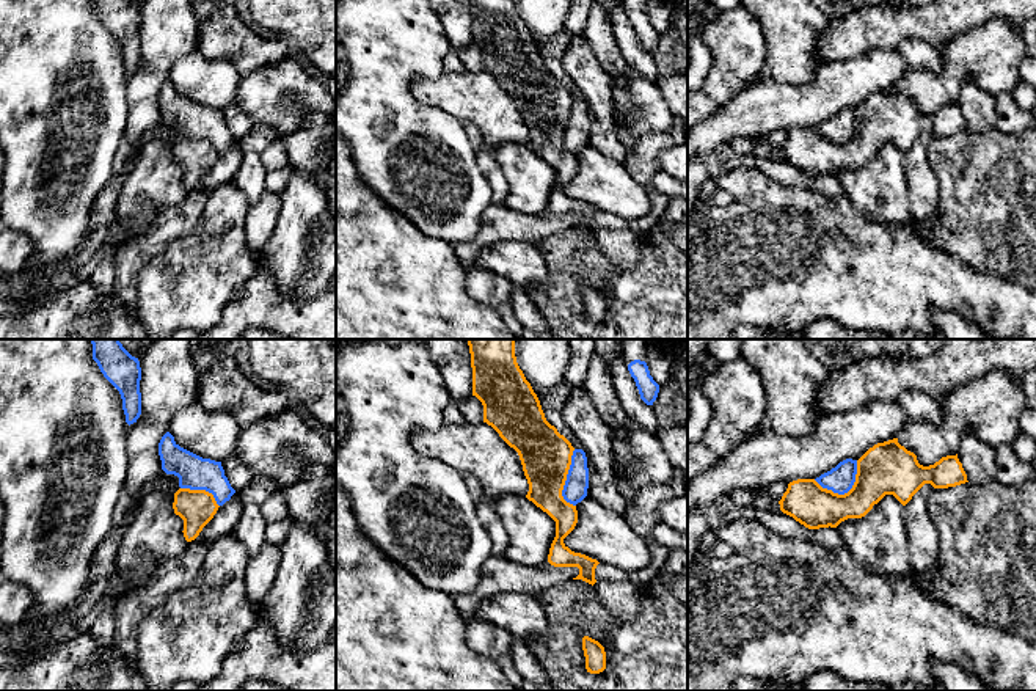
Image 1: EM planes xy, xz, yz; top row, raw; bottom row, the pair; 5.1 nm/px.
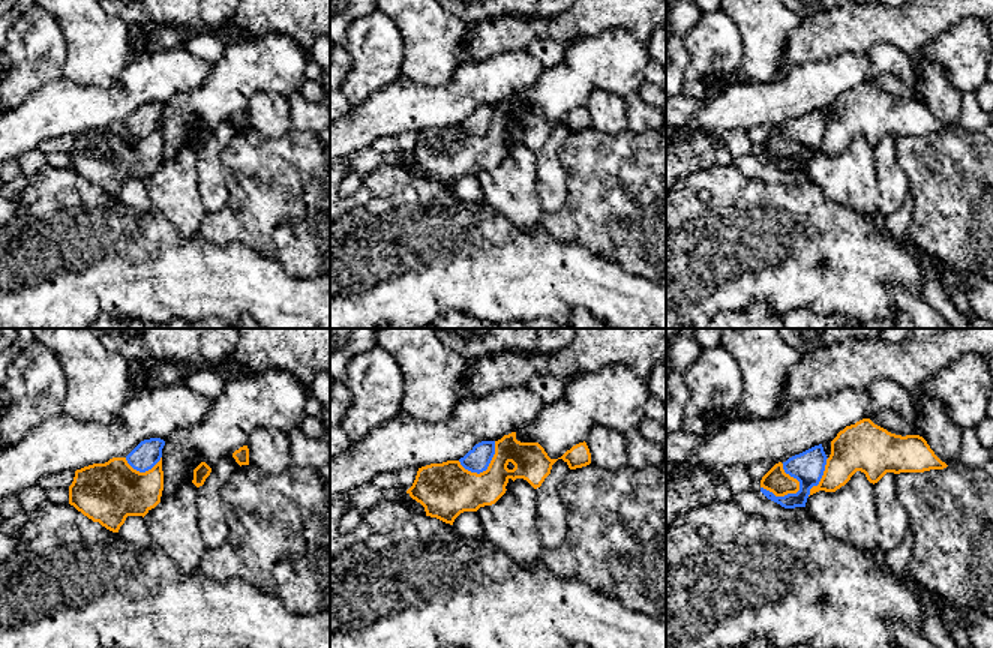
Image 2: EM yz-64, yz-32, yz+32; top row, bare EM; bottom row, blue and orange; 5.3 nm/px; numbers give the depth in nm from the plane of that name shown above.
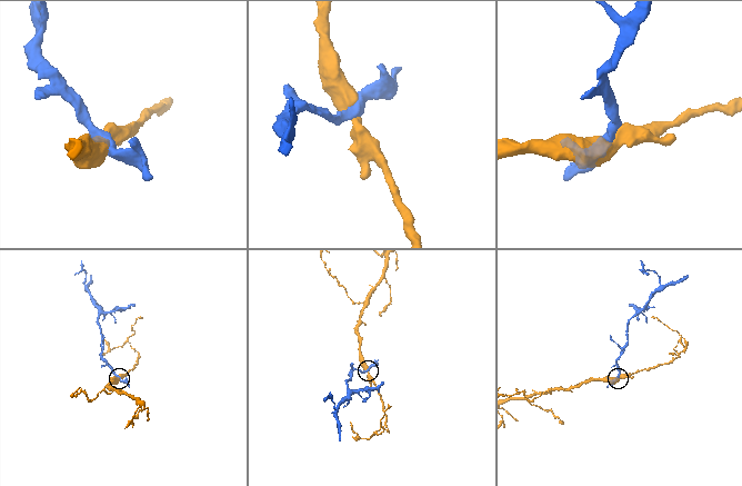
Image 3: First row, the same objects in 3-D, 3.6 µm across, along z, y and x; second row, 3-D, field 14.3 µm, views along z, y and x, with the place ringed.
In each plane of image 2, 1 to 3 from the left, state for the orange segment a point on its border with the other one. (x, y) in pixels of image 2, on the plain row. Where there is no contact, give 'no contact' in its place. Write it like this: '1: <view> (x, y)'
1: yz-64 (143, 135)
2: yz-32 (486, 132)
3: yz+32 (785, 159)

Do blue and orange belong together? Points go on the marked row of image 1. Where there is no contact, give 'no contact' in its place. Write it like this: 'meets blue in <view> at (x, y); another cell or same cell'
meets blue in yz at (845, 492); another cell

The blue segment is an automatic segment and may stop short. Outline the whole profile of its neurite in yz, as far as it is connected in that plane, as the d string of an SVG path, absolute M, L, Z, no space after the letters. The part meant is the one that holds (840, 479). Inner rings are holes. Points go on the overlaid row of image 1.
M846 459L830 471L816 477L815 481L823 488L832 490L834 493L838 495L844 495L852 488L855 482L855 474L857 474L857 460Z

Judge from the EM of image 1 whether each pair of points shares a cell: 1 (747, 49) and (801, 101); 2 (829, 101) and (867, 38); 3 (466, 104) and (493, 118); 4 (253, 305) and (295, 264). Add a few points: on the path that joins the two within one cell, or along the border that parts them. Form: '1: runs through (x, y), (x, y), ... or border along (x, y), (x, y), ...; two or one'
1: border along (763, 69), (735, 93); two
2: border along (892, 49), (870, 49), (848, 58), (820, 63); two
3: runs through (473, 104), (479, 104), (487, 112); one
4: border along (258, 261), (273, 274), (283, 294), (311, 297); two

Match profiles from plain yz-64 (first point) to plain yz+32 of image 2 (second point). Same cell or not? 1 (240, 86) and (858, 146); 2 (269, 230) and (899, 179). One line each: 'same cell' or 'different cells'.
1: different cells
2: different cells

